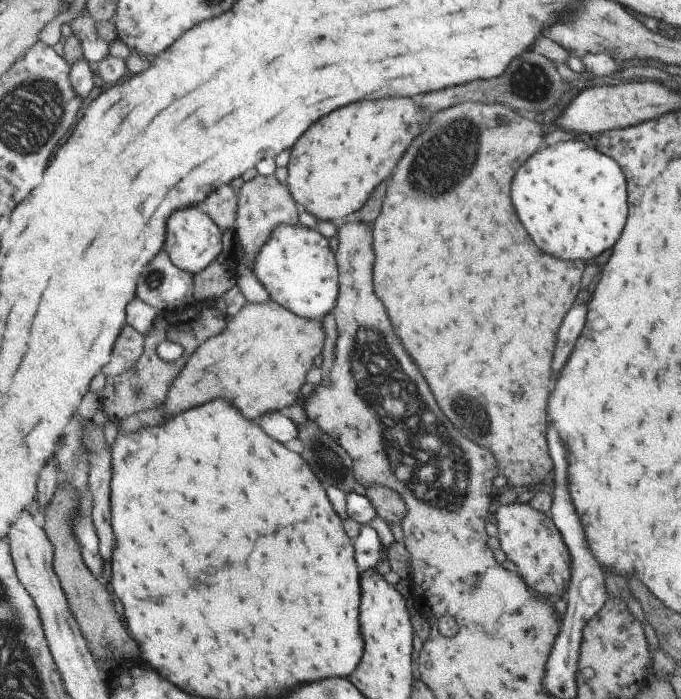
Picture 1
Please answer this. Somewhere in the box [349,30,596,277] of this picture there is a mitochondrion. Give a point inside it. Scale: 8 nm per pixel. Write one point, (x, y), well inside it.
(446, 156)

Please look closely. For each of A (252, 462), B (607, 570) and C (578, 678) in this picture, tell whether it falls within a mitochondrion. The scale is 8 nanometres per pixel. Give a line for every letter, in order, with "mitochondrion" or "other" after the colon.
A: other
B: other
C: other

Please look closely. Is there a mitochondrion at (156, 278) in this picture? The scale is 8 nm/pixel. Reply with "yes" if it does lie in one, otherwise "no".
yes

